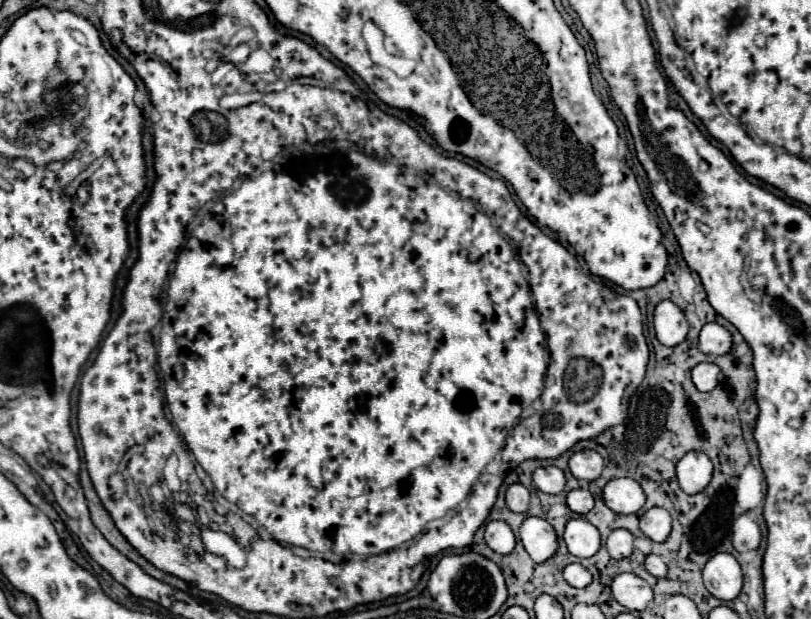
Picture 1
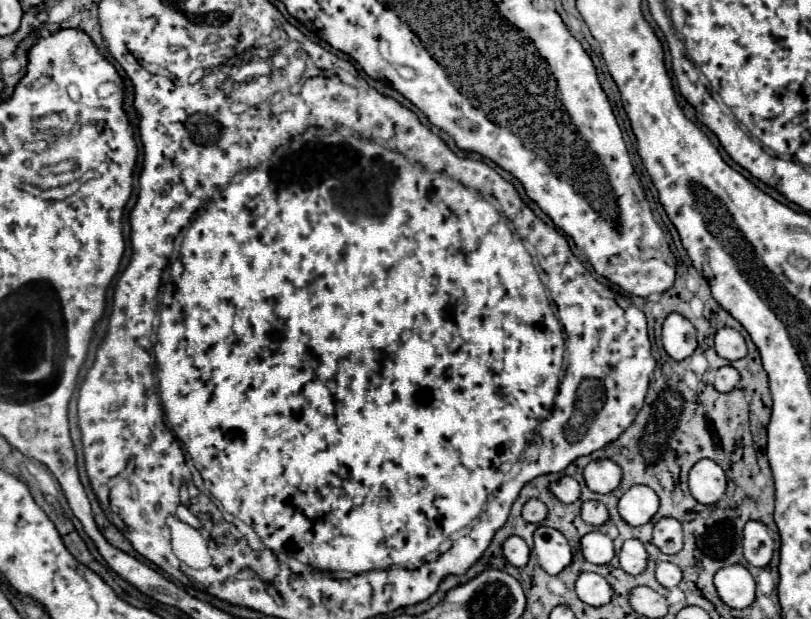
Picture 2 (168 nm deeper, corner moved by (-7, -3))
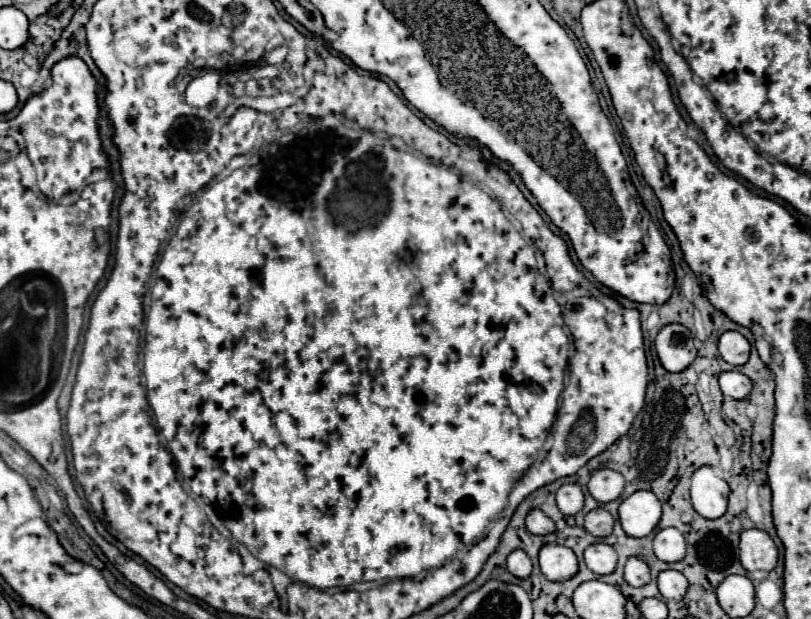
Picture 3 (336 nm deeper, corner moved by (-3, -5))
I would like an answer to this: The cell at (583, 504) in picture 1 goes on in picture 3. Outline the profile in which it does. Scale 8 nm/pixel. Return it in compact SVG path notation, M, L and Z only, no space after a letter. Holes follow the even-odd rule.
M592 509L584 515L584 529L588 533L592 533L594 537L606 537L612 533L612 525L614 525L614 517L604 509Z

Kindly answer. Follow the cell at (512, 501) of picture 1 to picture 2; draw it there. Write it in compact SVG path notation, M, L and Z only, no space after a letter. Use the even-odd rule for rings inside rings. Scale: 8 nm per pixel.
M528 499L526 505L524 505L524 509L522 509L522 517L528 523L540 525L548 517L548 509L546 509L546 505L540 499Z

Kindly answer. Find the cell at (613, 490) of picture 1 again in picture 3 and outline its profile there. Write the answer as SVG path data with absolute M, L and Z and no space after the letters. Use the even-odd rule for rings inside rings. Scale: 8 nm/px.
M636 491L620 503L618 519L630 537L648 535L660 521L662 507L652 491Z

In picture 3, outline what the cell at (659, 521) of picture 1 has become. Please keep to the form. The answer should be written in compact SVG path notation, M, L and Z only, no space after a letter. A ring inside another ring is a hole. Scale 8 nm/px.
M674 527L658 531L654 537L654 553L660 561L668 561L668 563L682 561L686 555L684 535Z

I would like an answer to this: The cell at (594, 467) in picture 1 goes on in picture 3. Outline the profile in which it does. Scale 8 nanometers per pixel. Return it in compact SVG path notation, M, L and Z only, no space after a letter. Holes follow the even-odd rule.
M598 469L590 475L588 491L598 503L608 503L620 497L624 489L624 477L612 469Z

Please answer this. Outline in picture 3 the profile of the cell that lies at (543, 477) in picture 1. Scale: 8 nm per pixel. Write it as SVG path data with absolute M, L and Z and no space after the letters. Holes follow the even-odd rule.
M566 483L556 491L556 503L564 515L576 515L584 505L584 493L576 483Z

